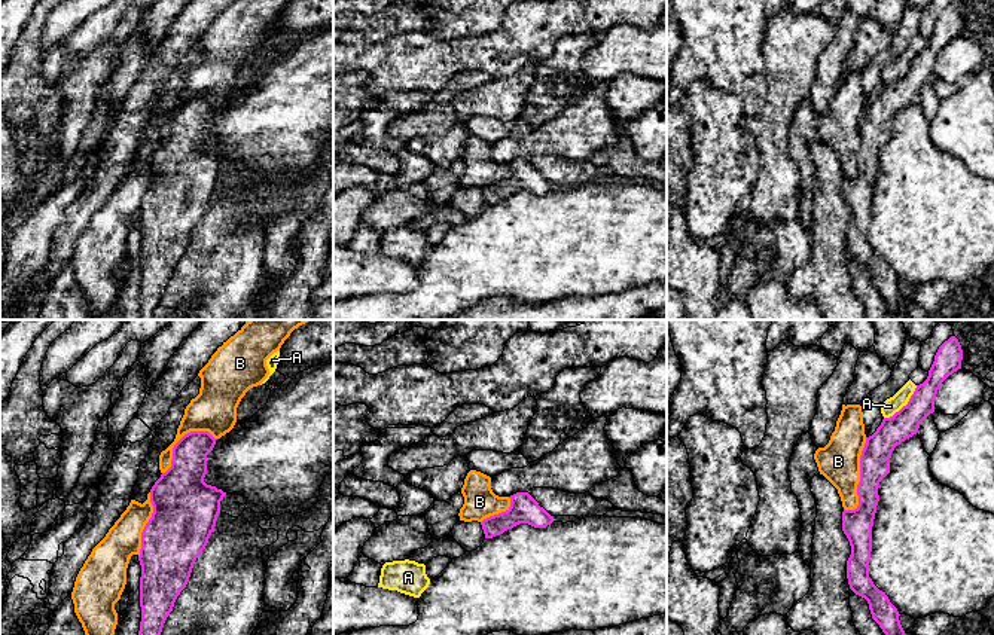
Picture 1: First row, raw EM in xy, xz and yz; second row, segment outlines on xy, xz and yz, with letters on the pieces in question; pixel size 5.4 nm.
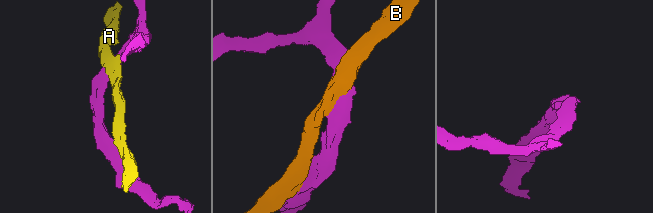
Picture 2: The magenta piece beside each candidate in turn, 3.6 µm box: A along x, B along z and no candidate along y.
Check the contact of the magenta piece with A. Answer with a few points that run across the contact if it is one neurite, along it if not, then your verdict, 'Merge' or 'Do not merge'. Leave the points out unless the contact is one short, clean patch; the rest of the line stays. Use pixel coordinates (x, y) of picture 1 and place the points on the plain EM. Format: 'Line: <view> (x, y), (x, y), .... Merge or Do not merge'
Do not merge

